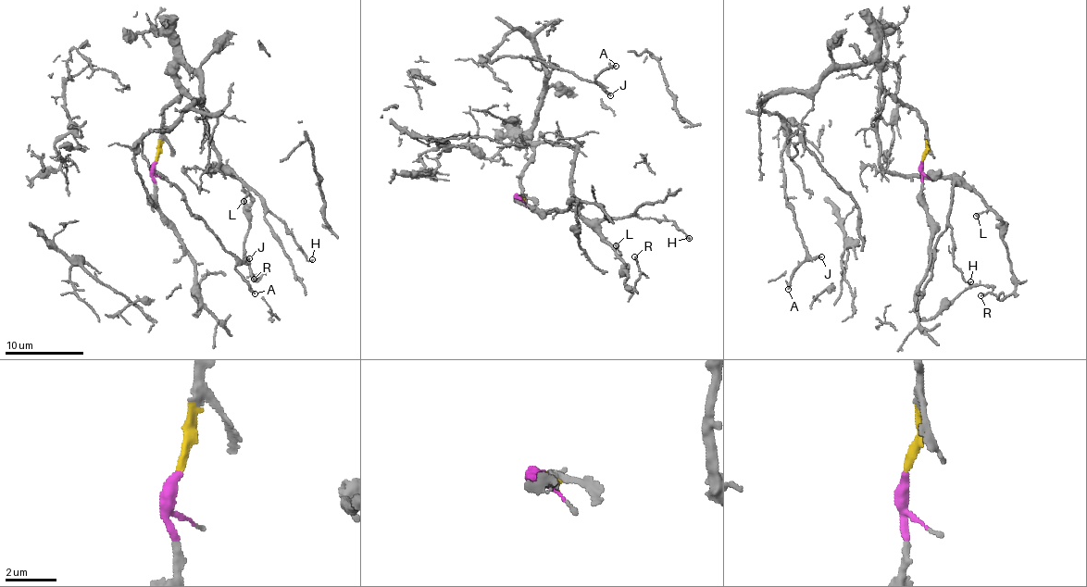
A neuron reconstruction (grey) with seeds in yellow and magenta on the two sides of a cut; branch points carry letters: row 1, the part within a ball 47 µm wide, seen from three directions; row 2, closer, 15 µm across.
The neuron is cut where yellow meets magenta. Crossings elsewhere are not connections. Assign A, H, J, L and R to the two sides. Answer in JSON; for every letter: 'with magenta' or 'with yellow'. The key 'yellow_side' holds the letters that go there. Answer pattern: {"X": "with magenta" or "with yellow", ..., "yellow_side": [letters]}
{"A": "with yellow", "H": "with yellow", "J": "with yellow", "L": "with yellow", "R": "with yellow", "yellow_side": ["A", "H", "J", "L", "R"]}

